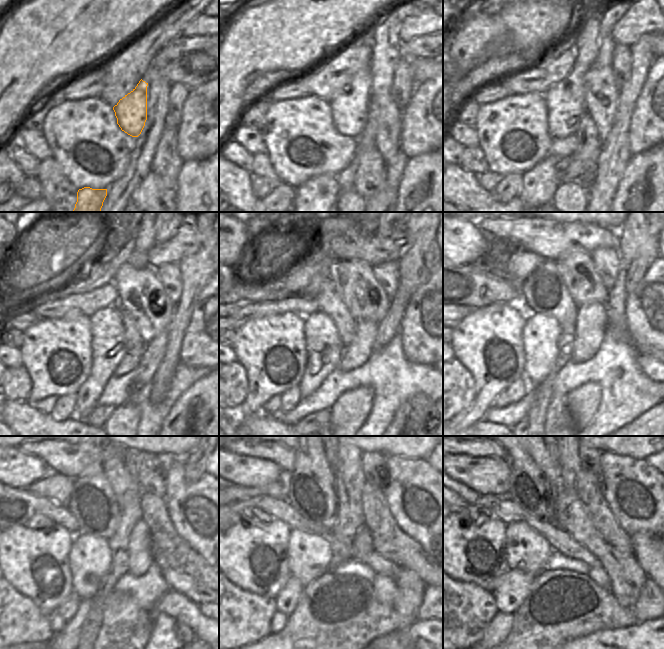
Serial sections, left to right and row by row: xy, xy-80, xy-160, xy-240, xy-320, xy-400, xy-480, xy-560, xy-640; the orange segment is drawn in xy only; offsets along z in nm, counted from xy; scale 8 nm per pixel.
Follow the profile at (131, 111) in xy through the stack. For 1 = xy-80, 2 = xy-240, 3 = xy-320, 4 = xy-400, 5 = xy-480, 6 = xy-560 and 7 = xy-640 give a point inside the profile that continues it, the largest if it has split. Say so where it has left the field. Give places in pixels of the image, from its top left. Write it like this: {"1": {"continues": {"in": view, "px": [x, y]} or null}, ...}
{"1": {"continues": {"in": "xy-80", "px": [349, 111]}}, "2": {"continues": {"in": "xy-240", "px": [107, 349]}}, "3": {"continues": {"in": "xy-320", "px": [323, 344]}}, "4": {"continues": {"in": "xy-400", "px": [541, 332]}}, "5": {"continues": {"in": "xy-480", "px": [90, 556]}}, "6": {"continues": {"in": "xy-560", "px": [309, 555]}}, "7": {"continues": {"in": "xy-640", "px": [526, 550]}}}

